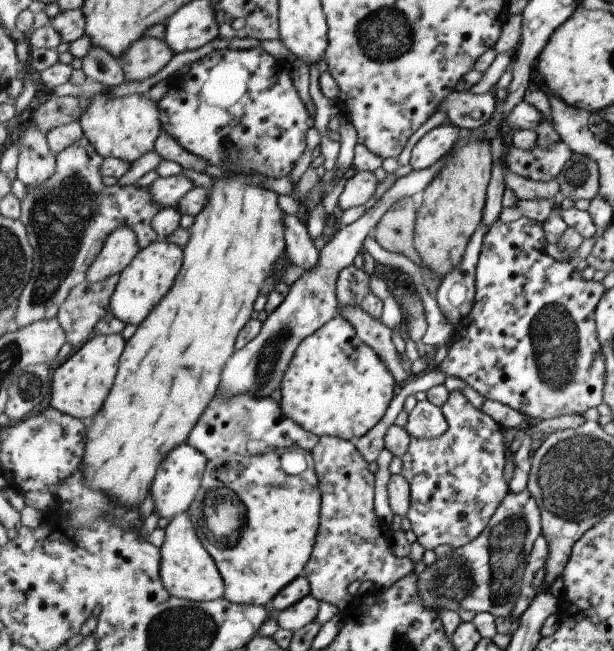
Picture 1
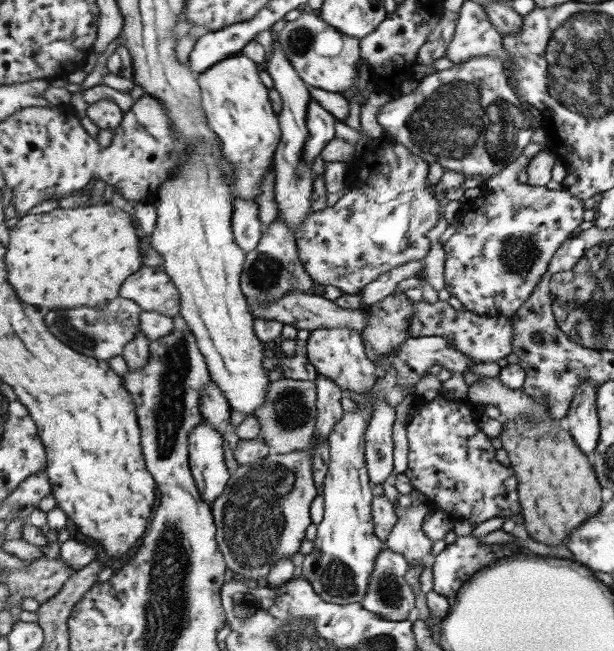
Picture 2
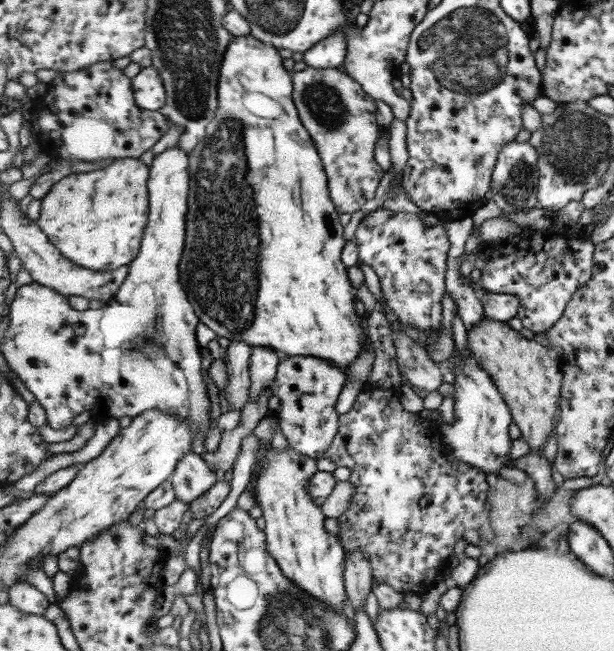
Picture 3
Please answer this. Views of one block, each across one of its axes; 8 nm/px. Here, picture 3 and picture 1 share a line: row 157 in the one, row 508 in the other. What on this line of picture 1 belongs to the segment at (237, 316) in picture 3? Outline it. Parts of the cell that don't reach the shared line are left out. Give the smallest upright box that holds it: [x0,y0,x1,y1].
[188,449,323,606]

